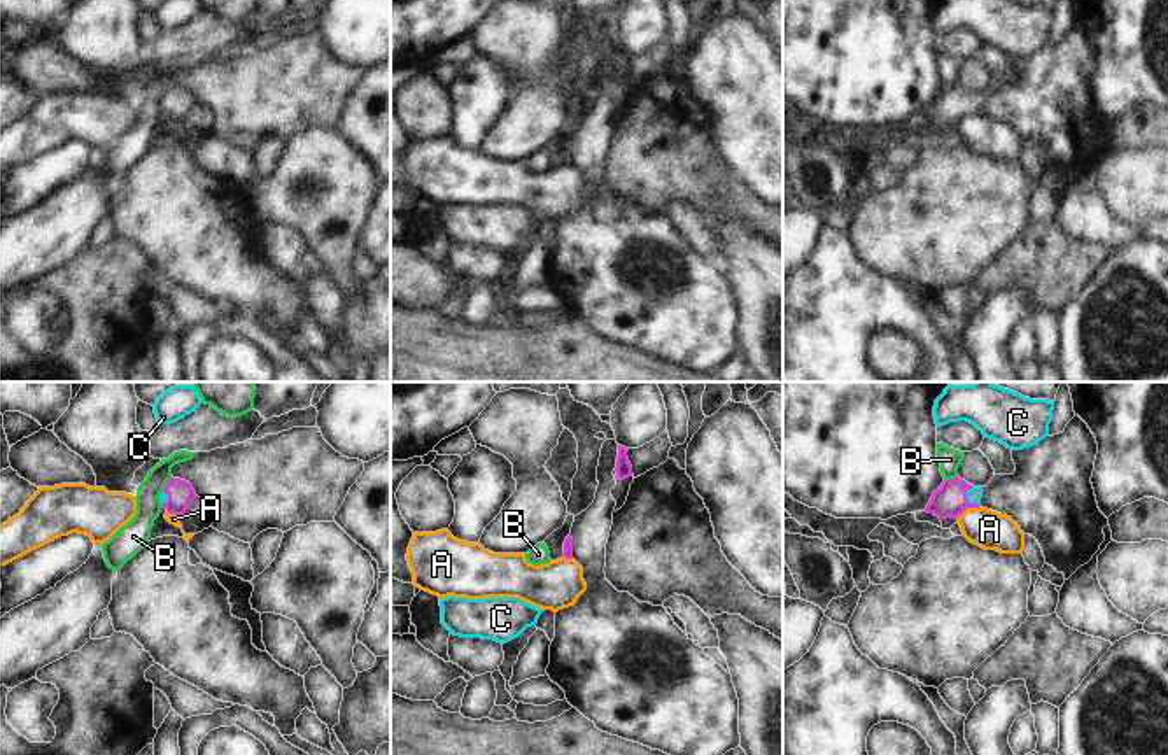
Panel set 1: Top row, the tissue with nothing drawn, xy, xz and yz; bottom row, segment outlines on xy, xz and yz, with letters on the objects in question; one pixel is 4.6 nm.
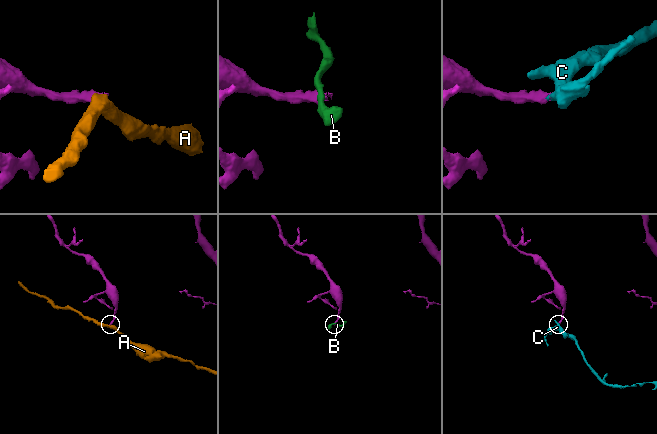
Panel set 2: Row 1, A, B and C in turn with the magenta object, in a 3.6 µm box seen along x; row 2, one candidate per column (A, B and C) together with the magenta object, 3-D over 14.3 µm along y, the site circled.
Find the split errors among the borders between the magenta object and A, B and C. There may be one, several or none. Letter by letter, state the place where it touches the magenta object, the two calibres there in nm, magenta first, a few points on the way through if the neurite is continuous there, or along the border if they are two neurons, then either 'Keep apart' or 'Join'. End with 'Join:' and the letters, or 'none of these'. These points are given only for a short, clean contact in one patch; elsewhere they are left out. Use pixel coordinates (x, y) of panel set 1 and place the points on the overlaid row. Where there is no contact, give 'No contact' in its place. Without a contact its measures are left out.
A: Touches magenta at yz (967, 507). Thickness 150 nm (magenta) against 180 nm. Boundary: yz (979, 505), (967, 507), (956, 517). Keep apart
B: Touches magenta at xy (167, 484). Thickness 120 nm (magenta) against 110 nm. Boundary: xy (172, 477), (161, 491). Keep apart
C: Touches magenta at yz (965, 498). Thickness 150 nm (magenta) against 70 nm. Path across: yz (949, 500), (965, 498), (974, 494). Join
Join: C.

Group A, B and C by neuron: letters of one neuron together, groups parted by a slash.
A / B / C

